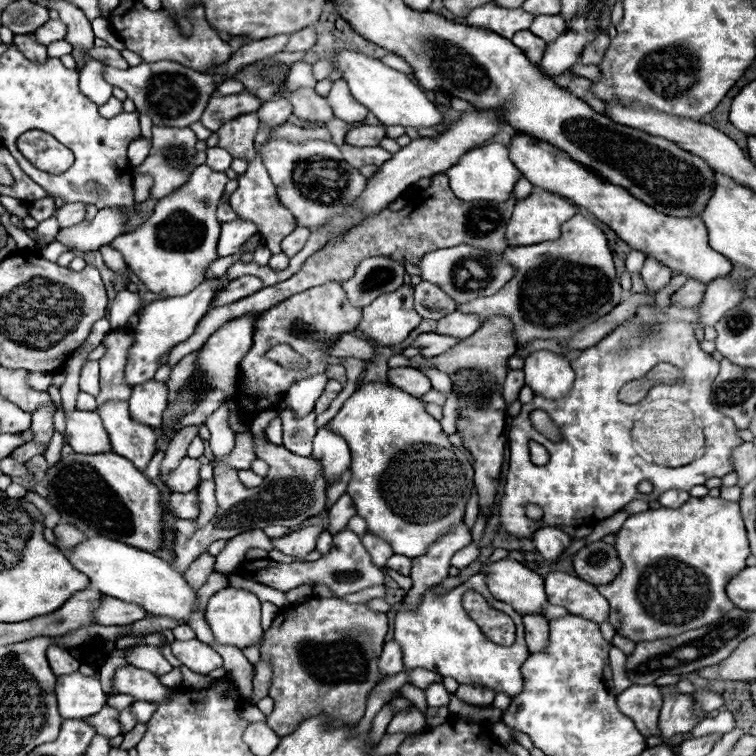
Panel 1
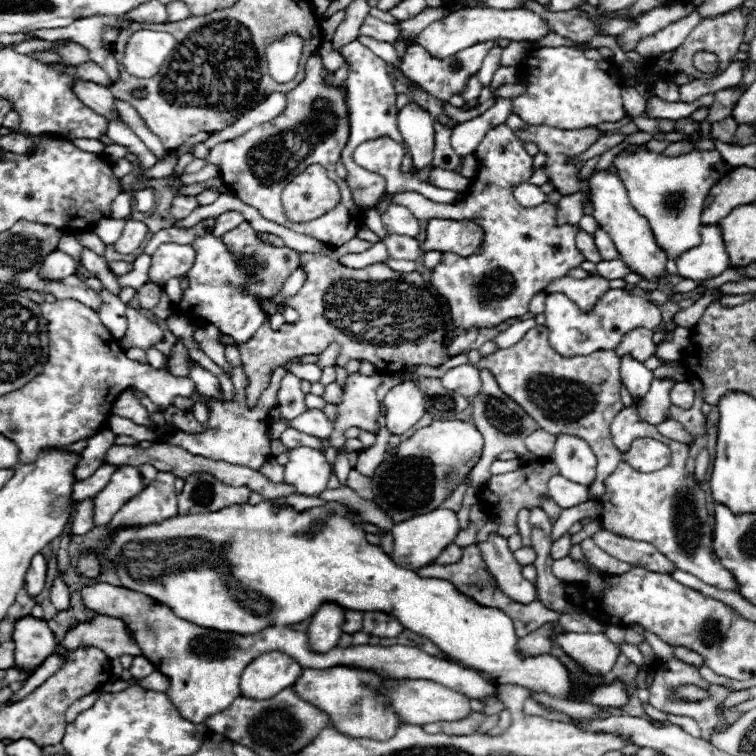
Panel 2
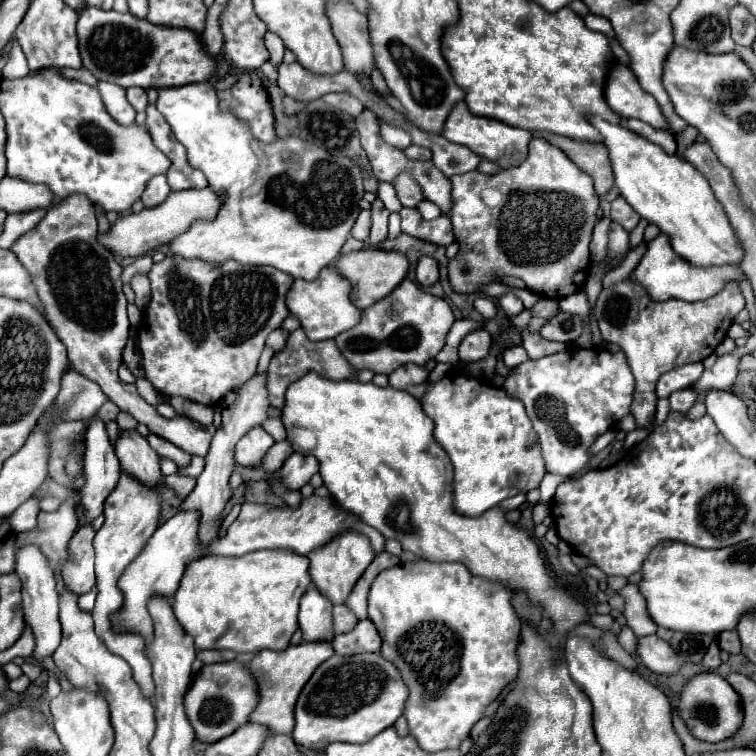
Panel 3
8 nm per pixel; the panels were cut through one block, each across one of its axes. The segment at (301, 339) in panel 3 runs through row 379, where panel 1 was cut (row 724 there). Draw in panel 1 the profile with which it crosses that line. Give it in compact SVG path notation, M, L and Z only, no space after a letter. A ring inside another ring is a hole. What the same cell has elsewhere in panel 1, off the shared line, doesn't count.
M308 598L300 604L286 606L264 632L262 656L272 662L272 684L270 698L274 700L274 710L268 714L266 724L282 738L292 734L298 724L306 718L328 716L330 726L342 728L348 724L358 724L366 710L368 692L380 682L378 660L384 646L384 636L388 632L388 618L384 612L374 612L368 604L350 604L342 598Z

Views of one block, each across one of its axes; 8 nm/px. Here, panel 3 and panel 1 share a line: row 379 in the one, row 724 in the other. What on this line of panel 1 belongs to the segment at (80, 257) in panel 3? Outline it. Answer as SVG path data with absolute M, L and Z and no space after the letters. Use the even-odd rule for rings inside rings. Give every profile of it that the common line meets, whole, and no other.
M104 706L98 714L92 714L88 718L84 718L84 722L88 722L96 734L104 734L106 738L114 738L120 734L120 720L118 720L120 712L116 712L110 706Z

